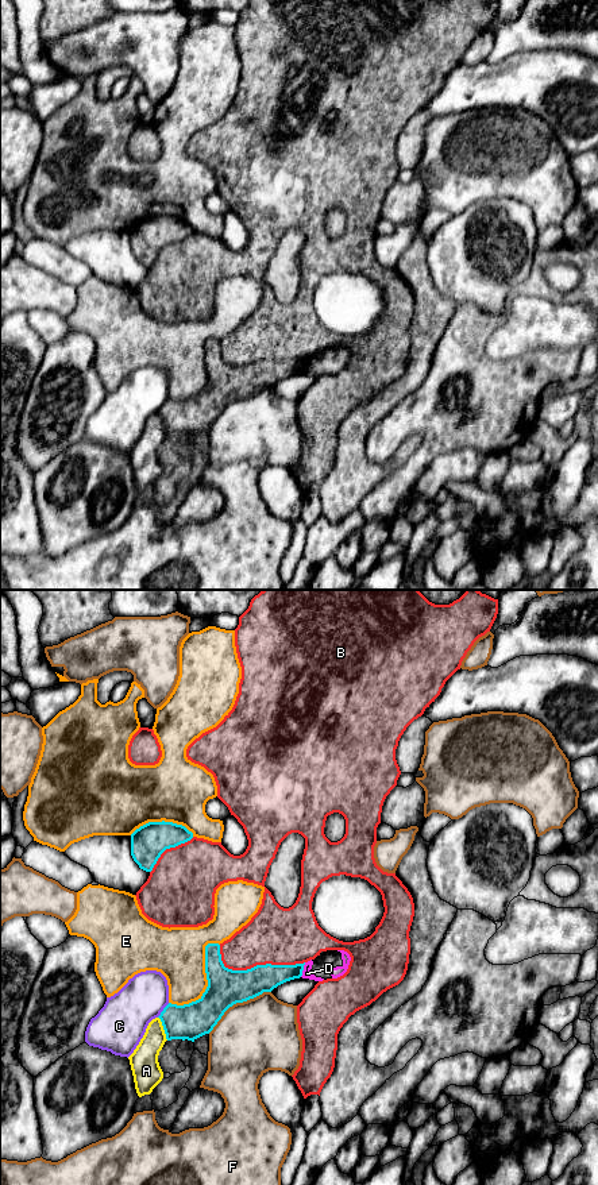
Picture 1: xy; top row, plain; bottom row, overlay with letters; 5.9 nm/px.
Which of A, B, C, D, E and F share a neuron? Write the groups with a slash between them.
A / B / C / D E / F

